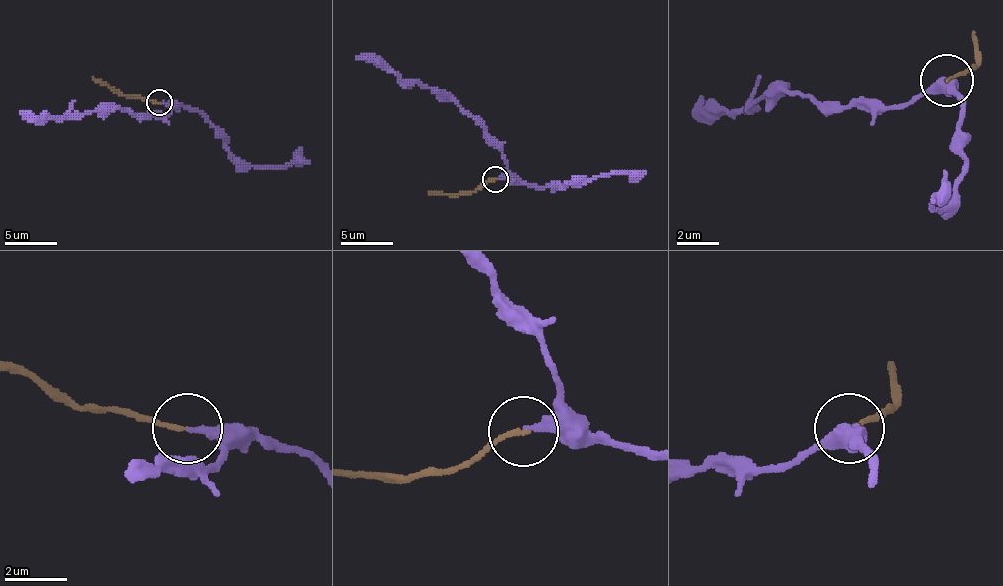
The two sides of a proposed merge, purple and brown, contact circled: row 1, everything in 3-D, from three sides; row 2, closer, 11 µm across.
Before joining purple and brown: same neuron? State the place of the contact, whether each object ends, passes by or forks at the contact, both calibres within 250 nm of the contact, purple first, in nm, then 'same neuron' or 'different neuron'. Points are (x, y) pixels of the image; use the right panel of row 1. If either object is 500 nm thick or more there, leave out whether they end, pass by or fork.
(946, 80) | purple ends | brown ends | 260/140 nm | same neuron

